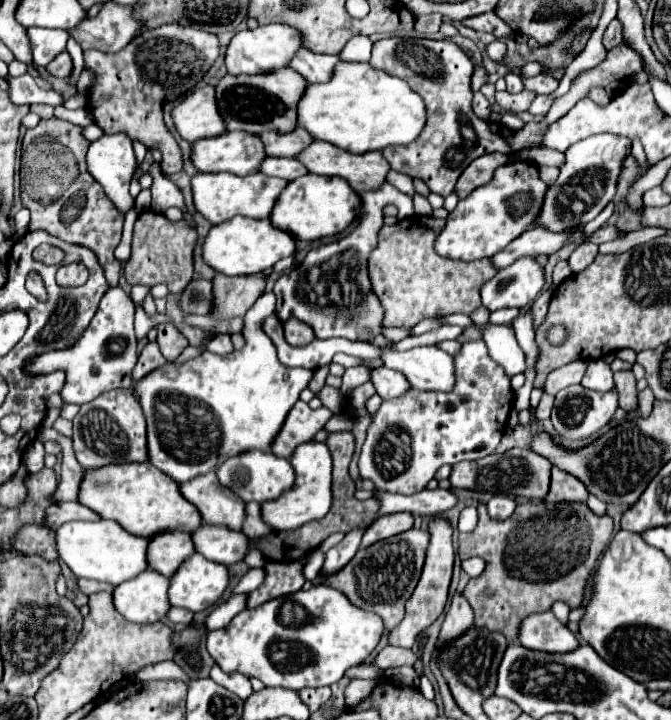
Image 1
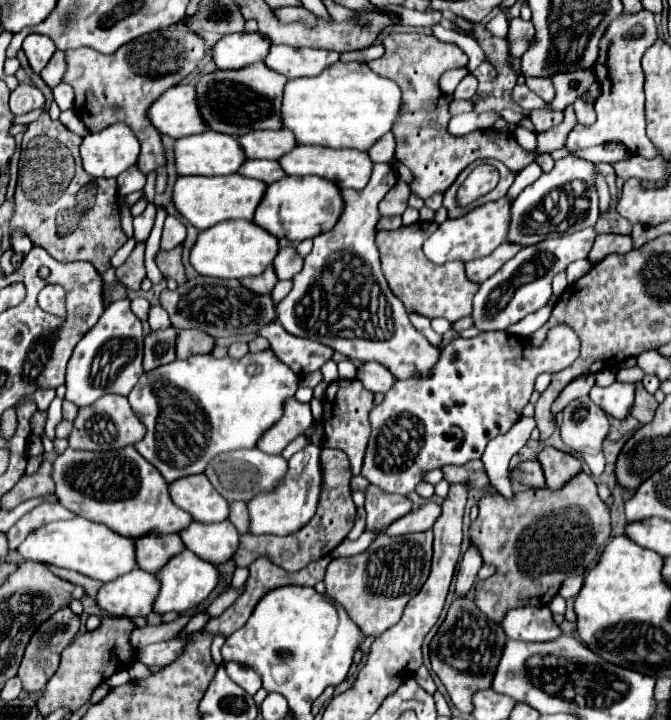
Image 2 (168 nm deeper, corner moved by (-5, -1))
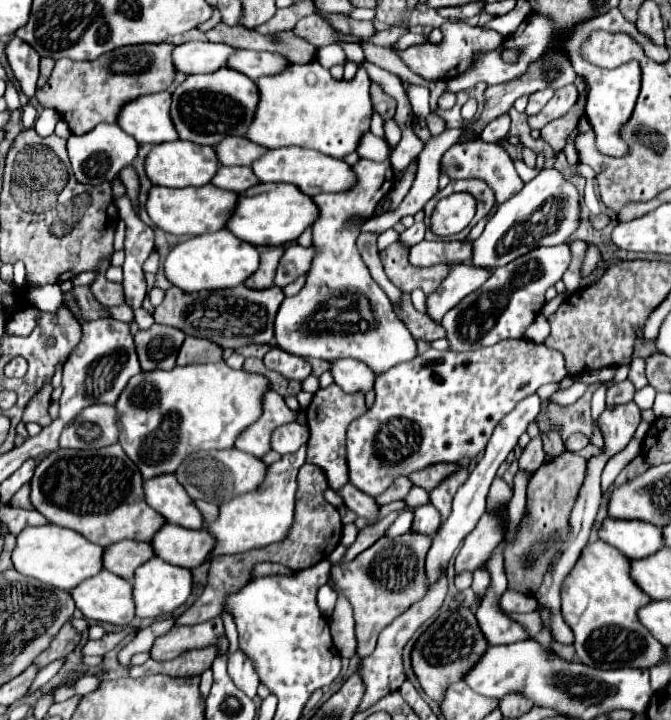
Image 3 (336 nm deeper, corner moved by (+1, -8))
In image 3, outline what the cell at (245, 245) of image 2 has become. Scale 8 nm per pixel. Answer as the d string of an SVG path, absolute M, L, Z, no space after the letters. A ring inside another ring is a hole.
M227 228L205 234L193 236L181 244L177 244L167 260L165 260L165 276L185 292L197 290L219 290L219 288L233 288L243 284L259 266L259 252L249 242L235 238Z

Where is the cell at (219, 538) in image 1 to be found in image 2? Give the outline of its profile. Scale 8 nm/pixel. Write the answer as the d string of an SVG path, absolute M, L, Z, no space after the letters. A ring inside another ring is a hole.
M191 521L183 533L179 533L183 545L199 555L203 561L219 565L233 557L239 547L239 533L229 521L199 523Z

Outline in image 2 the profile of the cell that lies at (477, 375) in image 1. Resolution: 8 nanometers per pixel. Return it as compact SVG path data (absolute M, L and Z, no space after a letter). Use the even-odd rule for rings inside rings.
M561 325L551 329L543 345L533 347L527 337L509 335L505 331L479 333L471 339L453 339L439 353L429 377L415 377L395 381L391 391L385 393L381 405L375 405L369 423L371 437L363 459L361 475L387 493L407 495L421 483L421 475L429 469L443 465L461 465L481 459L487 443L497 435L507 433L521 417L523 407L529 403L535 379L541 373L557 373L569 367L579 356L579 339L571 331L561 331Z

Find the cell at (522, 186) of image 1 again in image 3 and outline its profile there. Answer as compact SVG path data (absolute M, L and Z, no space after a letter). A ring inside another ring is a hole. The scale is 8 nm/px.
M437 240L419 242L409 250L409 262L413 266L435 266L435 264L459 264L471 262L473 242L471 240Z

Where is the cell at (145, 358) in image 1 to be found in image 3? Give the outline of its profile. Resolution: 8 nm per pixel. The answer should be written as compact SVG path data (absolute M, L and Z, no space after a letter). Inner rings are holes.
M153 324L149 330L139 330L135 334L135 346L141 370L171 370L175 366L175 358L183 340L185 334L171 326Z

